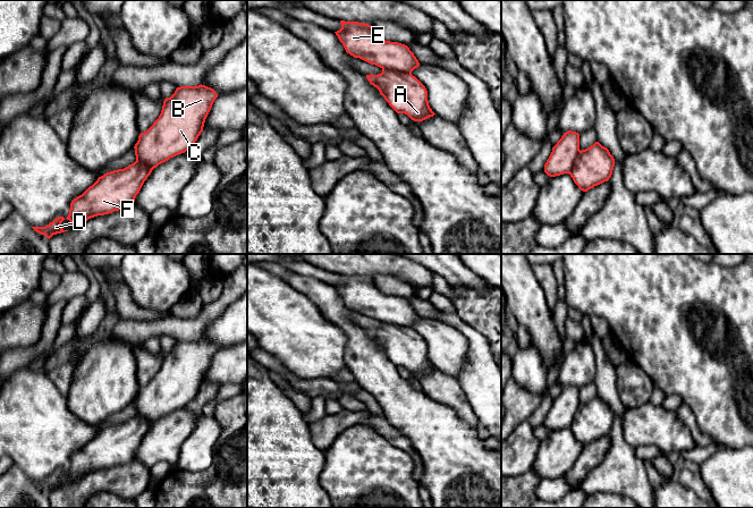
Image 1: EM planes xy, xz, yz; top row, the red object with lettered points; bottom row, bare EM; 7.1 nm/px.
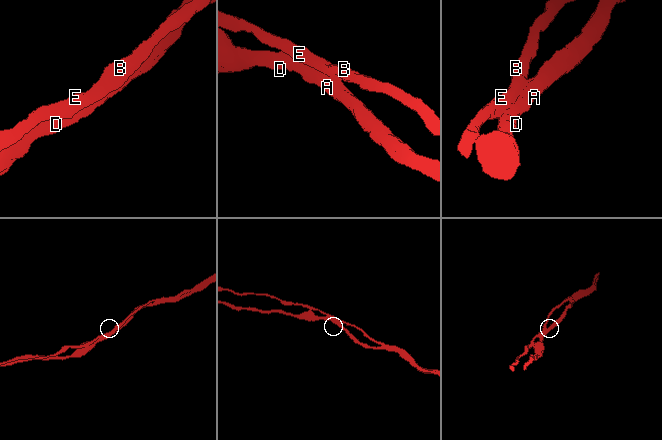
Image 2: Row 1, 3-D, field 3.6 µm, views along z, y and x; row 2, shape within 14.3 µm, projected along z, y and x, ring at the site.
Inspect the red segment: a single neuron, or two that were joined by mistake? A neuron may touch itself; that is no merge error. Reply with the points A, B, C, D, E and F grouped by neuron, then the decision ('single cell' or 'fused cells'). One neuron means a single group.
A B C D E F | single cell

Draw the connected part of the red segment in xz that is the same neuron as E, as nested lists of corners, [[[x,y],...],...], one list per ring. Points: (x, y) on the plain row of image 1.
[[[340,274],[340,278],[341,282],[335,287],[346,306],[382,323],[381,328],[366,329],[366,332],[397,367],[405,367],[414,375],[423,375],[435,369],[429,359],[425,340],[412,329],[420,316],[407,299],[383,294],[369,278],[345,274]]]

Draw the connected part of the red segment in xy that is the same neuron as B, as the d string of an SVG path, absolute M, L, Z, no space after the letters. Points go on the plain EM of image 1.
M201 338L177 341L170 352L164 353L159 372L138 390L134 400L136 415L99 431L71 455L66 473L73 483L91 472L134 459L152 424L194 399L217 352L213 342Z

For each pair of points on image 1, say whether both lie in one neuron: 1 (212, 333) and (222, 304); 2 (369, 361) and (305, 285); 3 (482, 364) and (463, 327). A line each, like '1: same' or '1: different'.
1: different
2: same
3: same

